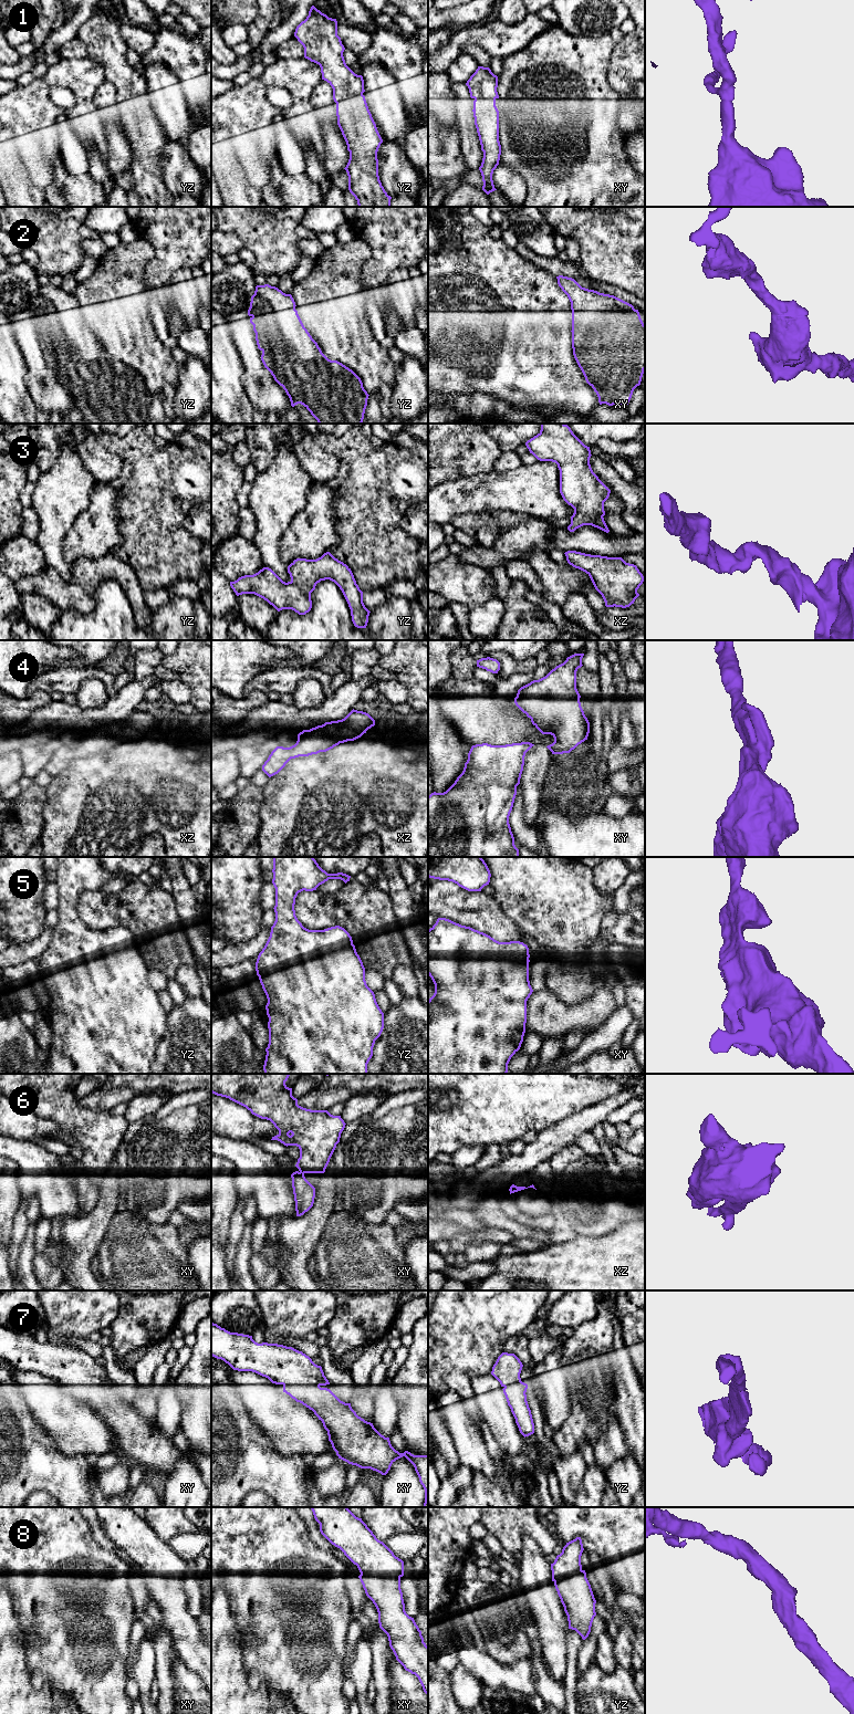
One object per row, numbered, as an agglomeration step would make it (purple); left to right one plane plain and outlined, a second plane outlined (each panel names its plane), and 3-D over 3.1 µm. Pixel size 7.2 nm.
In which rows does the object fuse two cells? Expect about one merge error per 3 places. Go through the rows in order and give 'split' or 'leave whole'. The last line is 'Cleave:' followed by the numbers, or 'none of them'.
1: leave whole
2: leave whole
3: leave whole
4: leave whole
5: leave whole
6: split
7: leave whole
8: leave whole
Cleave: 6

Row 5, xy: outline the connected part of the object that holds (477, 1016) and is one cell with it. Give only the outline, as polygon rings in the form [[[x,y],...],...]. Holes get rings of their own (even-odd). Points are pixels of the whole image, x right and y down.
[[[438,918],[436,923],[428,930],[428,975],[431,978],[435,984],[435,993],[428,1000],[428,1074],[507,1074],[508,1064],[511,1057],[520,1049],[525,1033],[527,1023],[527,1001],[532,994],[533,990],[529,981],[529,948],[527,944],[520,941],[499,942],[490,936],[475,930],[470,927],[461,926],[446,918]]]

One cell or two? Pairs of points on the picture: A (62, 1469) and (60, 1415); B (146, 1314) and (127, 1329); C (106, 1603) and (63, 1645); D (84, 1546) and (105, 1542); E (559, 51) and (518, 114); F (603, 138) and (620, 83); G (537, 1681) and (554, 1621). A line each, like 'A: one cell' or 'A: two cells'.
A: two cells
B: one cell
C: one cell
D: two cells
E: one cell
F: two cells
G: two cells

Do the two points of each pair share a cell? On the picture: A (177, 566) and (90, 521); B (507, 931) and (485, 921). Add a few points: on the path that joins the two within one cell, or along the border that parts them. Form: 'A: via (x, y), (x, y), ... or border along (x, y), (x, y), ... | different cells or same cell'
A: border along (116, 512), (122, 542), (111, 551) | different cells
B: via (501, 928), (490, 921) | same cell

